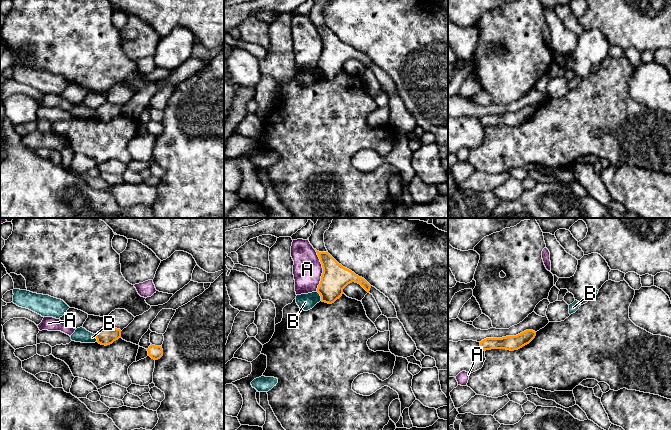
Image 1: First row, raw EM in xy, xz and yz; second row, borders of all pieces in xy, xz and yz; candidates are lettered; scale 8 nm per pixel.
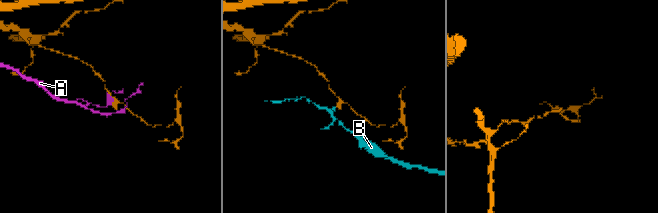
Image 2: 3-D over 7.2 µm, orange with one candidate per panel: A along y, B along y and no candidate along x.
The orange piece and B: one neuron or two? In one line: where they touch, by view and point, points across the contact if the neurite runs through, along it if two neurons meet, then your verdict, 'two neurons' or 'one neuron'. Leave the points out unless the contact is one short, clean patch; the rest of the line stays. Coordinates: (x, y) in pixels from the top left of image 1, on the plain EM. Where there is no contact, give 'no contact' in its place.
xz (320, 71) | along xz (316, 67), (321, 76) | two neurons

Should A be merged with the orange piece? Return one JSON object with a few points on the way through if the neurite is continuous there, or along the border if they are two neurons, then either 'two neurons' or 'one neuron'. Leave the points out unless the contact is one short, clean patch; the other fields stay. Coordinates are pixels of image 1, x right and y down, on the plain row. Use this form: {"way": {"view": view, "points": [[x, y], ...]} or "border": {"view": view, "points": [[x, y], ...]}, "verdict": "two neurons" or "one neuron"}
{"border": {"view": "xz", "points": [[314, 25], [322, 44], [321, 56], [317, 66]]}, "verdict": "two neurons"}

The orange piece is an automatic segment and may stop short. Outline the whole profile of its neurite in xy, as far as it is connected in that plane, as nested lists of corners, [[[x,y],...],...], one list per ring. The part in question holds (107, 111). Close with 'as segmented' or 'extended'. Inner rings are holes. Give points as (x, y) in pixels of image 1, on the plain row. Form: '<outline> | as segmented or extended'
[[[106,101],[95,111],[99,120],[107,122],[121,114],[121,106]]] | as segmented

